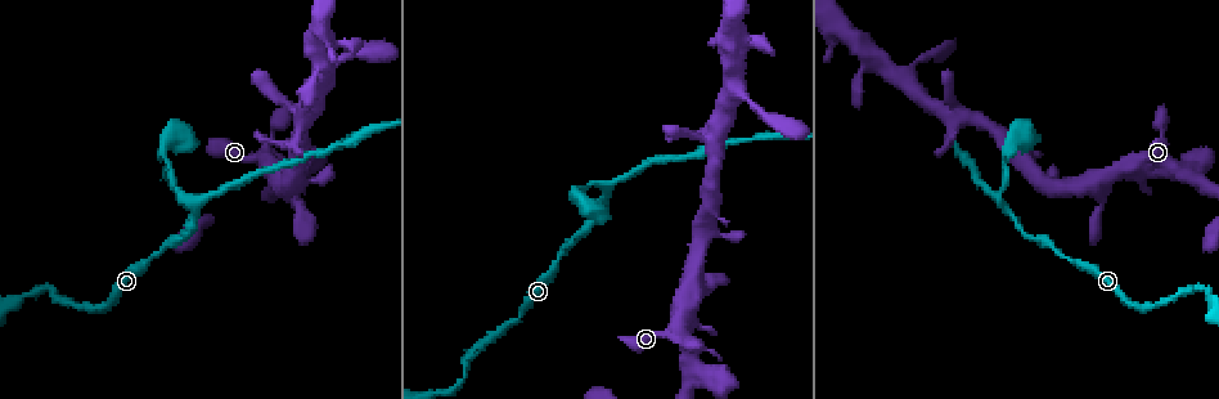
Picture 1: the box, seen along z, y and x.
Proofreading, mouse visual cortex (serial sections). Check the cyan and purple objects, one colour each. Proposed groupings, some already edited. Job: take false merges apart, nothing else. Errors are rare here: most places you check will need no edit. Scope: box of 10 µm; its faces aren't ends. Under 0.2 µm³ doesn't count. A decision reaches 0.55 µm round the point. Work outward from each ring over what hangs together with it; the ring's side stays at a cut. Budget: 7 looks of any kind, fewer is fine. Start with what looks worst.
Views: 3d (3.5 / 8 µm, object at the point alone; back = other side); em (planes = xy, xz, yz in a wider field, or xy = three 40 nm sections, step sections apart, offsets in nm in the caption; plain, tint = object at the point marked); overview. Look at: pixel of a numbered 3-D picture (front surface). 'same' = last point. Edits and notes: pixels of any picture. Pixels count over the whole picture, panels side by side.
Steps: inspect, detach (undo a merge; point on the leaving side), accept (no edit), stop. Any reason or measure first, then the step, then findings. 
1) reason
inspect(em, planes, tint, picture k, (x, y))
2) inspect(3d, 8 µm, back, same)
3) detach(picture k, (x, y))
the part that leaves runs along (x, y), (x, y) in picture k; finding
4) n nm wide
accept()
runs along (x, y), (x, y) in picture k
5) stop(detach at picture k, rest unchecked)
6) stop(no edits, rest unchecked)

three-way junction
inspect(3d, 3.5 µm, picture 1, (607, 188))

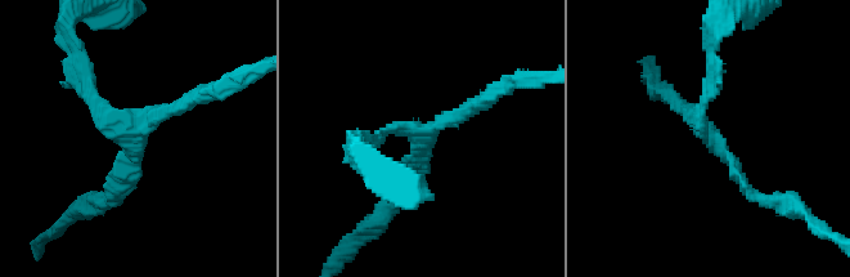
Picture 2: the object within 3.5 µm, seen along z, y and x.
3 arms; arms of 150, 200, 200 nm
inspect(em, planes, tint, picture 2, (137, 132))

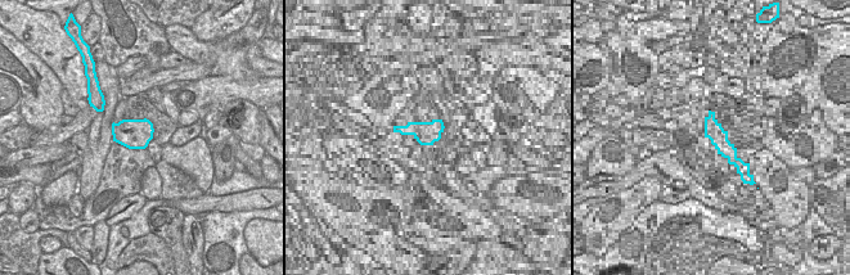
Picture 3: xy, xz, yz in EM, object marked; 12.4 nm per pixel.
accept()
runs along (760, 197), (701, 121), (711, 70) in picture 2; one cell here

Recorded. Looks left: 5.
inspect(3d, 8 µm, picture 1, (905, 77))

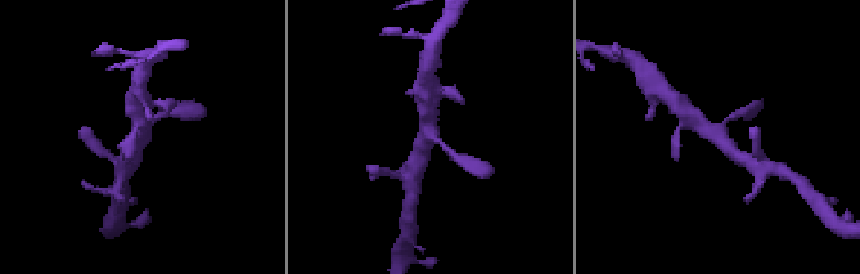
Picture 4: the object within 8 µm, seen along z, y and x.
3 arms; arms of 200, 400, 450 nm; shape alone is not enough
inspect(em, xy, step 5, tint, same)

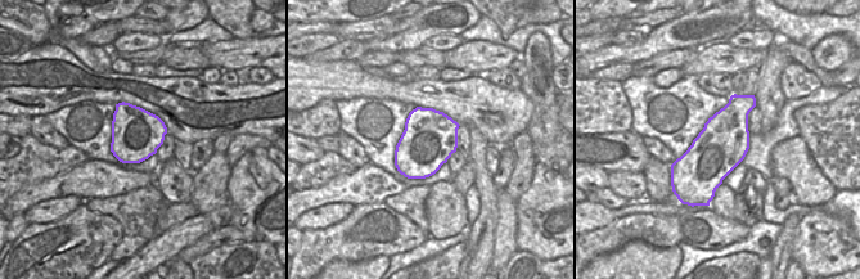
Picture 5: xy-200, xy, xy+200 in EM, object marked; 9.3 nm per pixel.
500 nm wide
accept()
runs along (743, 158), (689, 113) in picture 4; all the same cell

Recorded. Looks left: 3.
arms part here
inspect(3d, 3.5 µm, picture 1, (685, 358))

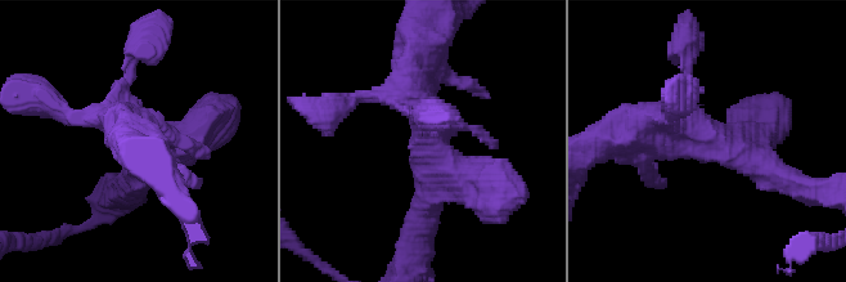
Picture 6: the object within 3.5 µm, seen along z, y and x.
inspect(em, xy, step 5, tint, picture 6, (715, 134))

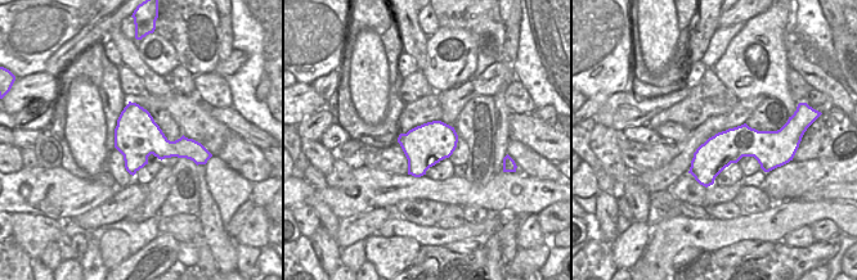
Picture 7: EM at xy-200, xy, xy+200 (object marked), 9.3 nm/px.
accept()
runs along (399, 77), (426, 147), (494, 204) in picture 6; one cell here

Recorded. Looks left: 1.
stop(no edits, rest unchecked)

